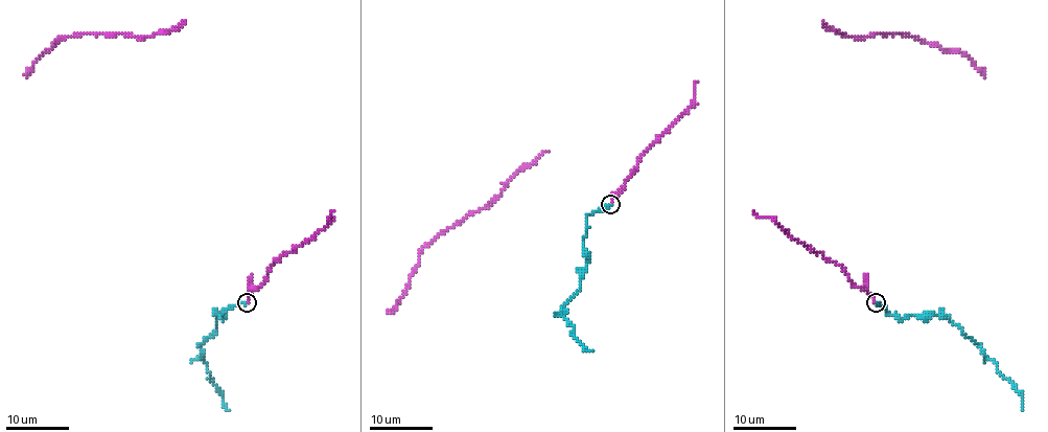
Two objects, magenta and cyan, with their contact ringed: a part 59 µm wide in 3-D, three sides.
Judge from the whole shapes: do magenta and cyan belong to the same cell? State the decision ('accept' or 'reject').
accept

